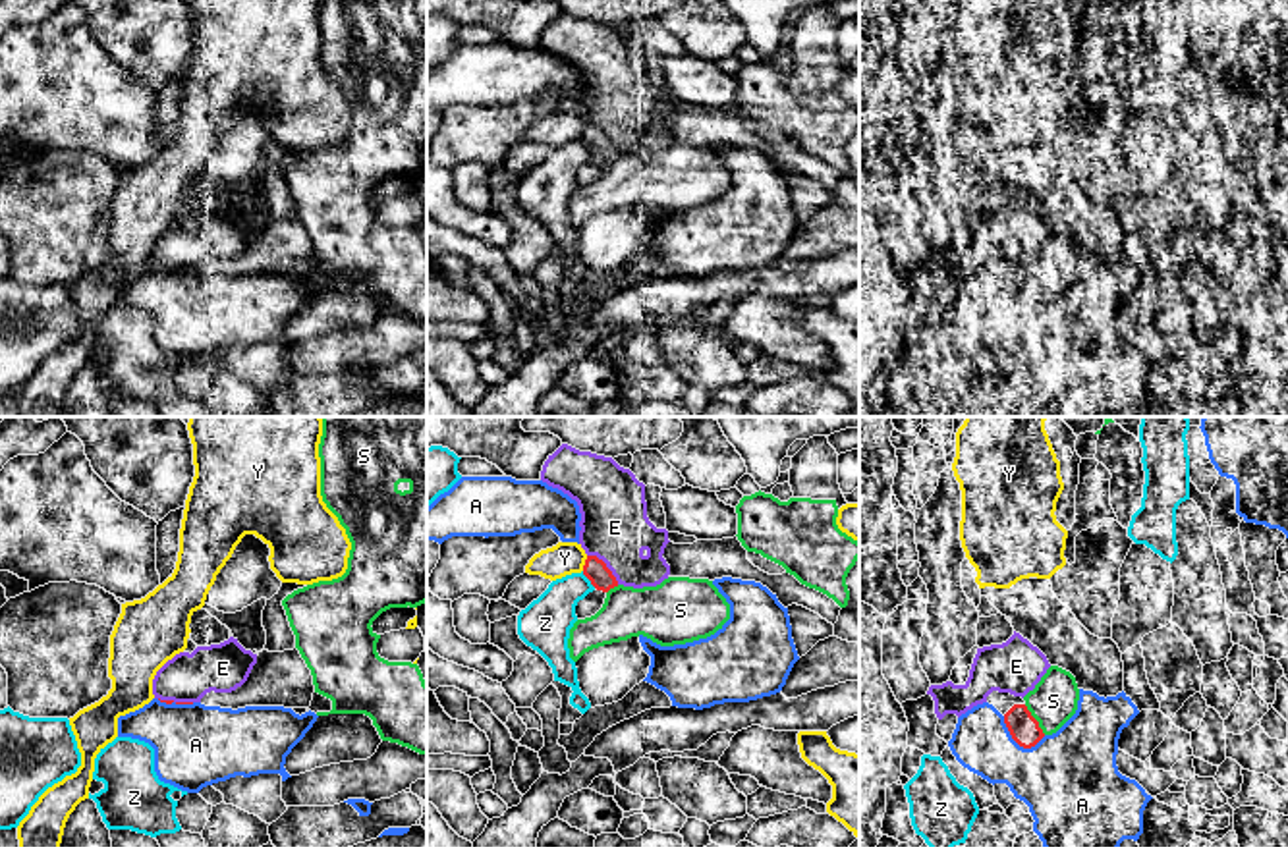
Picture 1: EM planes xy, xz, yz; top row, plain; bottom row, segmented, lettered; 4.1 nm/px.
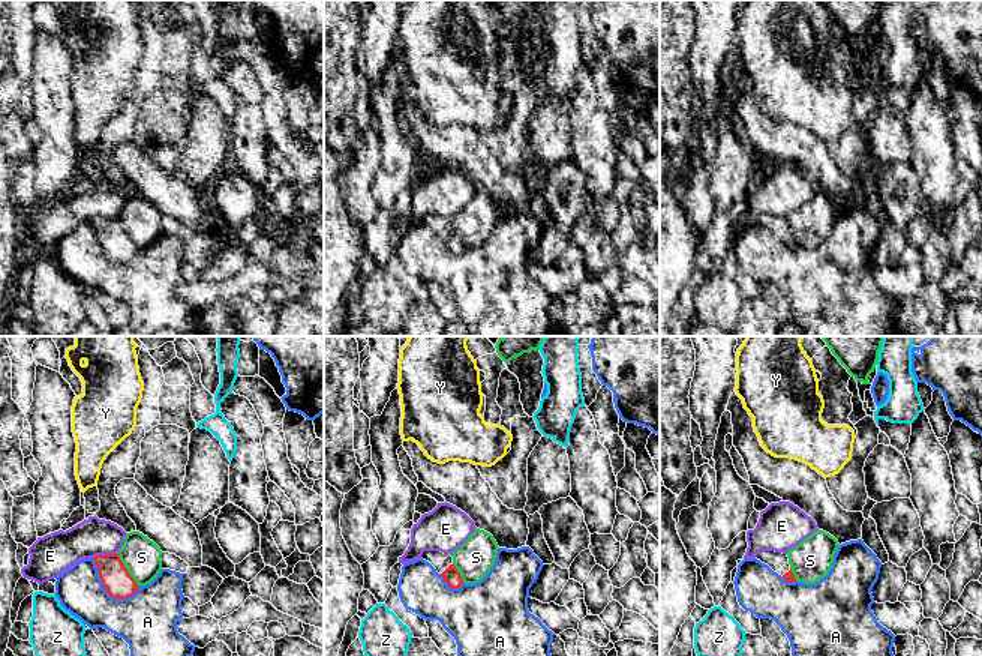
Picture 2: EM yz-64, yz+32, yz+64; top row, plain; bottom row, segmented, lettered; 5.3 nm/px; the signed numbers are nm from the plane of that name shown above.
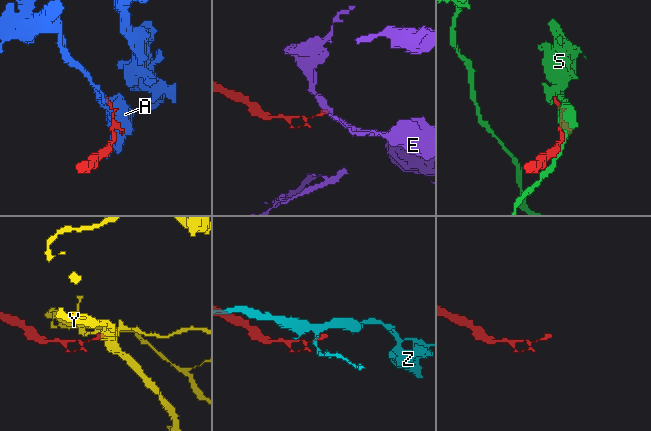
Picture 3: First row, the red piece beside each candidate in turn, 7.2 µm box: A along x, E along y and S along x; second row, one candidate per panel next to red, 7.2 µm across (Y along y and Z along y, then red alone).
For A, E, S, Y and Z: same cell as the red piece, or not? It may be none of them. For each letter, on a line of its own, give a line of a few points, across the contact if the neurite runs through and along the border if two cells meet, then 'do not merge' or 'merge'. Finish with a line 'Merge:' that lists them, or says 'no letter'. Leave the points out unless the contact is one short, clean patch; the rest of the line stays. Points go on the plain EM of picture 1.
A: do not merge
E: line xz (588, 122), (601, 128), (618, 151); do not merge
S: do not merge
Y: line xz (588, 124), (582, 137); do not merge
Z: line xz (582, 139), (595, 155); do not merge
Merge: no letter

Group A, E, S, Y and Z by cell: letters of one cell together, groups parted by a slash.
A / E / S / Y / Z

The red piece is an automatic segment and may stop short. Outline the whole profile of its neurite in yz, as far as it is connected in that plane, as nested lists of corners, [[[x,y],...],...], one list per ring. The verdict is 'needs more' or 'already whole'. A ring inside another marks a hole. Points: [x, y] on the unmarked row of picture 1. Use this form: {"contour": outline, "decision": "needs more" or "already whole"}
{"contour": [[[993,259],[987,270],[1004,284],[1008,299],[1020,314],[1031,316],[1045,305],[1039,289],[1031,284],[1022,264]]], "decision": "needs more"}

